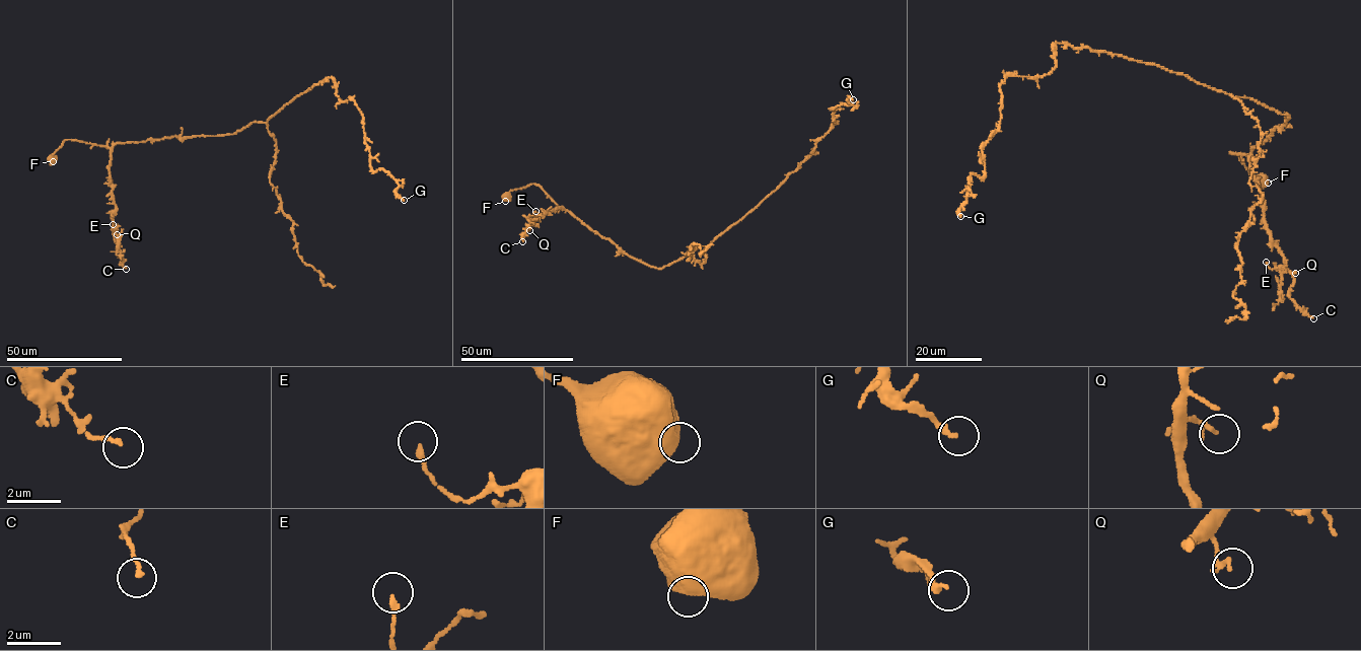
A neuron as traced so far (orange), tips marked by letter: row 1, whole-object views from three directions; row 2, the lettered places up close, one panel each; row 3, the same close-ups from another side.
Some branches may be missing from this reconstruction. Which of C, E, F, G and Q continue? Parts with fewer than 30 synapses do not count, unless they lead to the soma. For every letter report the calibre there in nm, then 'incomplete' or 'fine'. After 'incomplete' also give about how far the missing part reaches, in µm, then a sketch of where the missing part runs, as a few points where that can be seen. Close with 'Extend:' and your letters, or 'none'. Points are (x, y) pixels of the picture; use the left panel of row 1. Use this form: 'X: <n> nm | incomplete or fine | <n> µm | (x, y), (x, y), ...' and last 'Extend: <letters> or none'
C: 140 nm | fine
E: 180 nm | fine
F: 1000 nm | fine
G: 240 nm | fine
Q: 110 nm | fine
Extend: none

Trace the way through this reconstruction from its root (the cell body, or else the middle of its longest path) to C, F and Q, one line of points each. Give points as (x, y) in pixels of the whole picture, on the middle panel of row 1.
C: (718, 236), (707, 245), (656, 269), (625, 254), (560, 207), (526, 225), (522, 241)
F: (718, 236), (707, 245), (656, 269), (630, 257), (592, 231), (538, 185), (511, 190), (505, 201)
Q: (718, 236), (707, 245), (700, 246), (656, 269), (625, 254), (561, 207), (544, 212), (531, 223), (529, 230)

